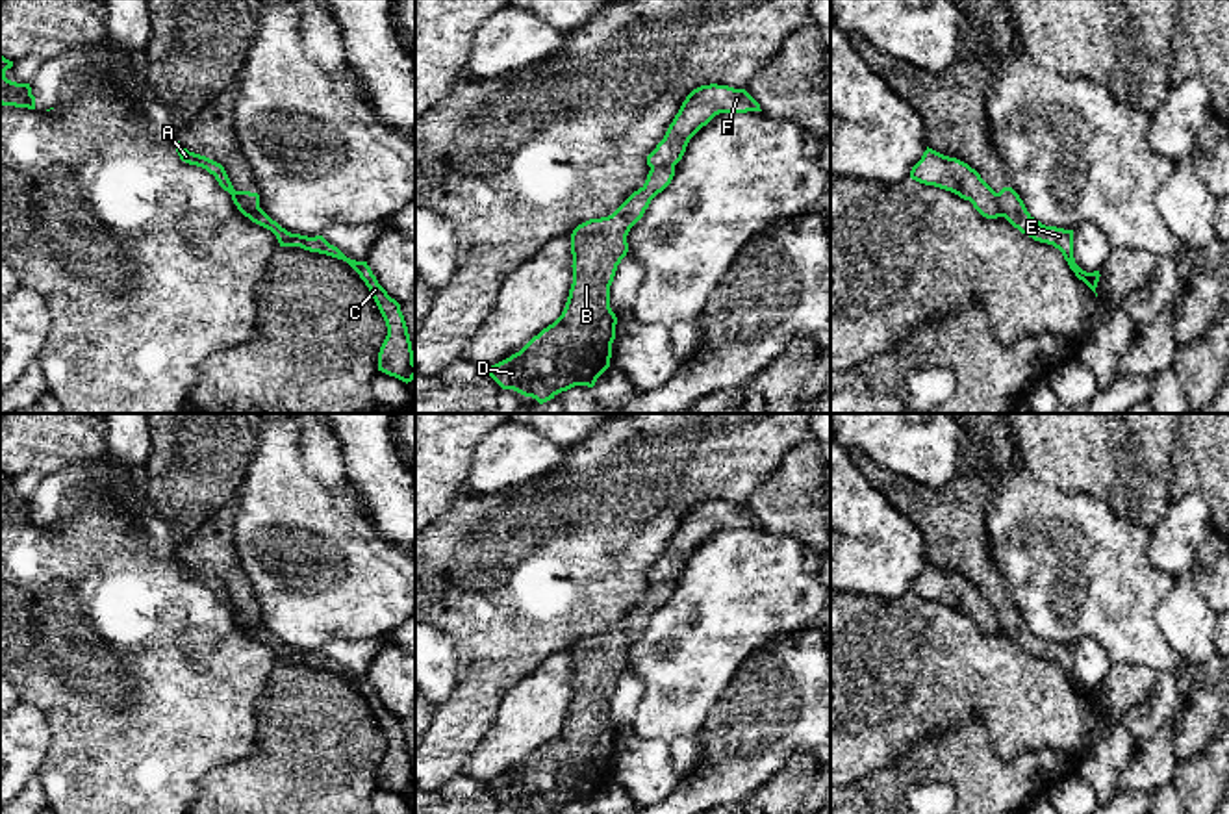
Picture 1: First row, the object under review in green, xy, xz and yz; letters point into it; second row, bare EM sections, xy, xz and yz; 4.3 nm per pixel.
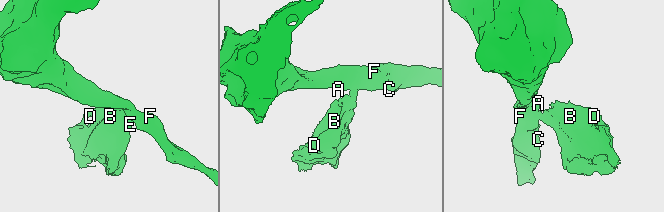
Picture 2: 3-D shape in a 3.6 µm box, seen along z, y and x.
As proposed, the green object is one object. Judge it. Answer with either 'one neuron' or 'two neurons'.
two neurons

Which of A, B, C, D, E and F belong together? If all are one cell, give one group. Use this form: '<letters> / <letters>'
A C F / B D E

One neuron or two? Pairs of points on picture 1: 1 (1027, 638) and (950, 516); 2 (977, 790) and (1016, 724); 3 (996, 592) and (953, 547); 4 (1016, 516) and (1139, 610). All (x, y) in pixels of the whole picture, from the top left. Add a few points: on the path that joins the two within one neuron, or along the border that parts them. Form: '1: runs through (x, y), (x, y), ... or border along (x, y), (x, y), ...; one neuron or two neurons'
1: runs through (1005, 609), (990, 581), (962, 547); one neuron
2: border along (974, 716), (1001, 757), (1040, 750); two neurons
3: runs through (987, 581), (964, 559); one neuron
4: runs through (1046, 529), (1109, 590); one neuron

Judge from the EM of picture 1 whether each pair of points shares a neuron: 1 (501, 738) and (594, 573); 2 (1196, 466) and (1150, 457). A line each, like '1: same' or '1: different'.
1: different
2: different

